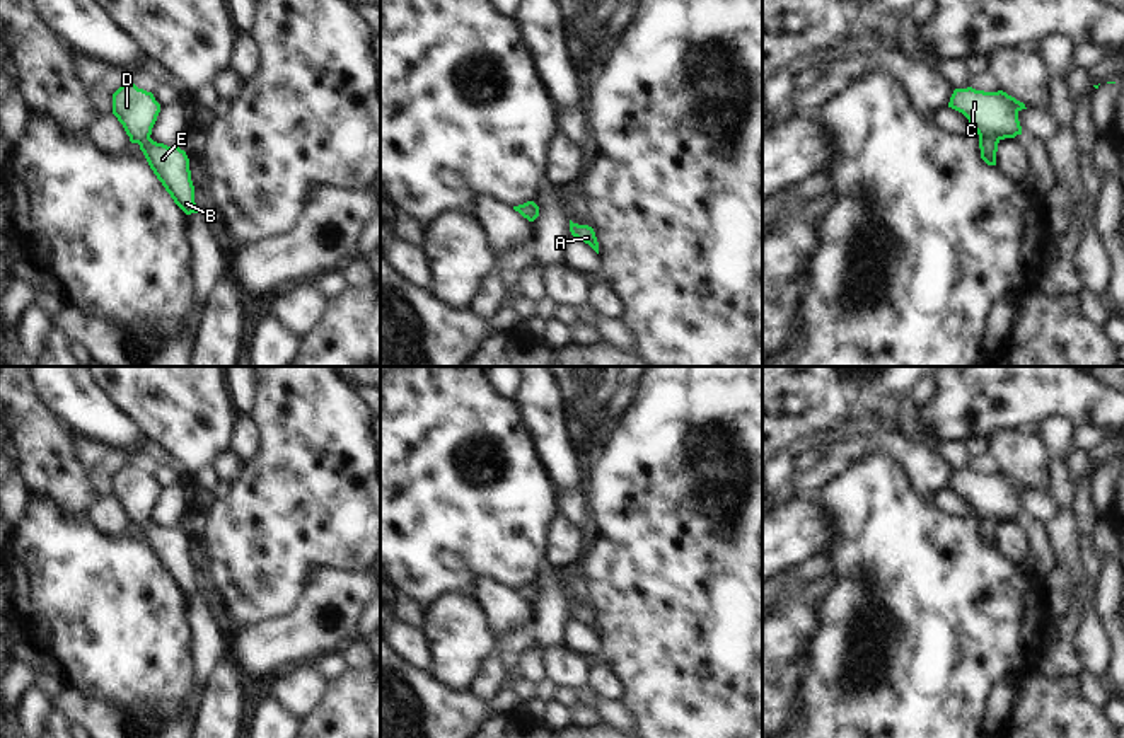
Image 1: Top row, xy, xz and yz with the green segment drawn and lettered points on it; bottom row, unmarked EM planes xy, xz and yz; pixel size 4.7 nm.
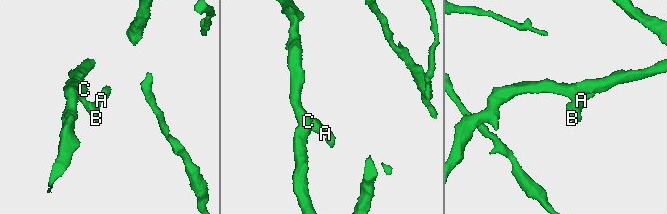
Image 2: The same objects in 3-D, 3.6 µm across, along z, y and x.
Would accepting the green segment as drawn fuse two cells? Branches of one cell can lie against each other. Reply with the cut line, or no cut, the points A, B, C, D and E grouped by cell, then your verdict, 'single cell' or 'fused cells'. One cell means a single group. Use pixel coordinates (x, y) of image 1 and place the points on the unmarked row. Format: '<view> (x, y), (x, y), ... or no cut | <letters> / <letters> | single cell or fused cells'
no cut | A B C D E | single cell

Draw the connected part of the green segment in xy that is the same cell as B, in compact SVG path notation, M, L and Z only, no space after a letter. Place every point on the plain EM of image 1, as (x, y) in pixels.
M133 464L121 467L113 476L113 496L123 506L131 525L138 525L150 551L186 595L198 595L189 540L179 528L167 528L150 520L160 494L160 486L152 474L138 470Z

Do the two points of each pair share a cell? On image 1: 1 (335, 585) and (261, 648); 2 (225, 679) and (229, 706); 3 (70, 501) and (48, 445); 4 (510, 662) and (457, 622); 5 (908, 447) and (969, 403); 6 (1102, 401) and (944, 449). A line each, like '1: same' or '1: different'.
1: same
2: same
3: same
4: different
5: different
6: different

